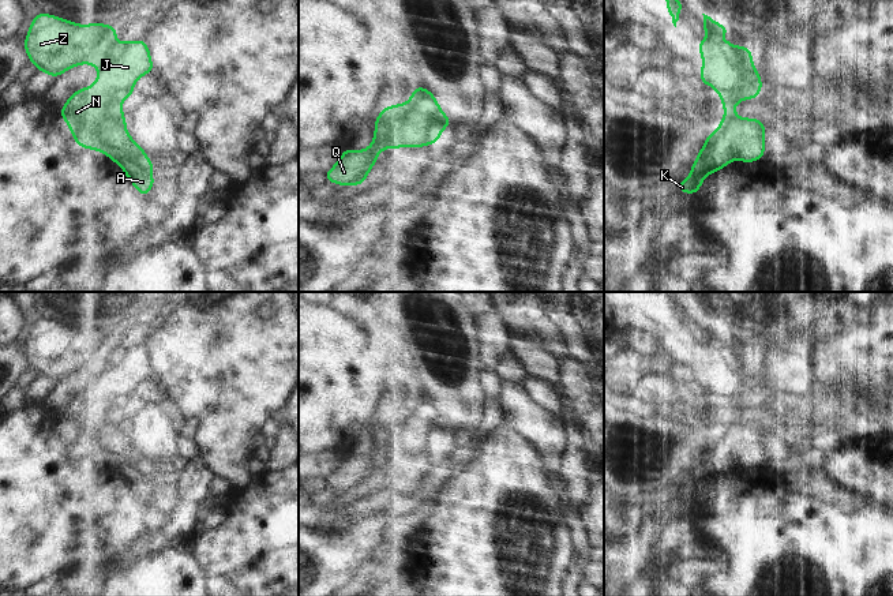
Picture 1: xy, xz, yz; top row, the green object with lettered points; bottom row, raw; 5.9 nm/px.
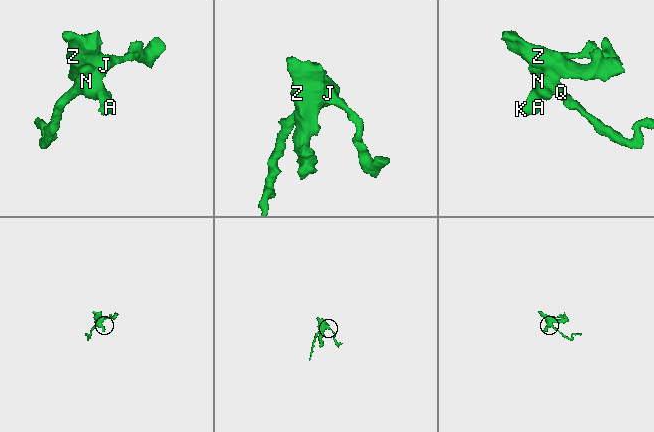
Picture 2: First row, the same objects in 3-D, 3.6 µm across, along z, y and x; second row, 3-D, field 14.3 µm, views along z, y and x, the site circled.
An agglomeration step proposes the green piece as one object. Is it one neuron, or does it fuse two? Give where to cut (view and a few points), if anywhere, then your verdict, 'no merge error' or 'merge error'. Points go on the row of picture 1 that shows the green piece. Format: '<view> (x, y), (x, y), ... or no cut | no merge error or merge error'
no cut | no merge error

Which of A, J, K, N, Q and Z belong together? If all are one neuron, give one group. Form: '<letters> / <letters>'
A J K N Q Z

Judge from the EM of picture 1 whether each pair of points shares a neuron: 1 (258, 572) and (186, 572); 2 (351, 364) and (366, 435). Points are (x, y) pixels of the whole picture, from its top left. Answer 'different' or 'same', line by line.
1: different
2: different

